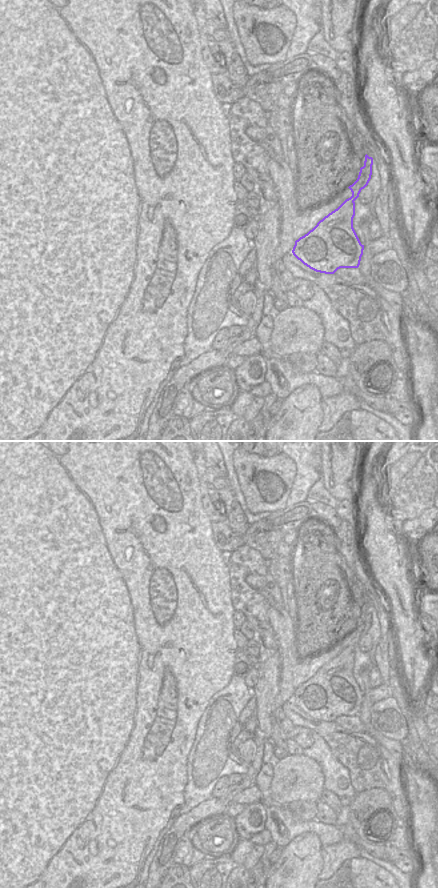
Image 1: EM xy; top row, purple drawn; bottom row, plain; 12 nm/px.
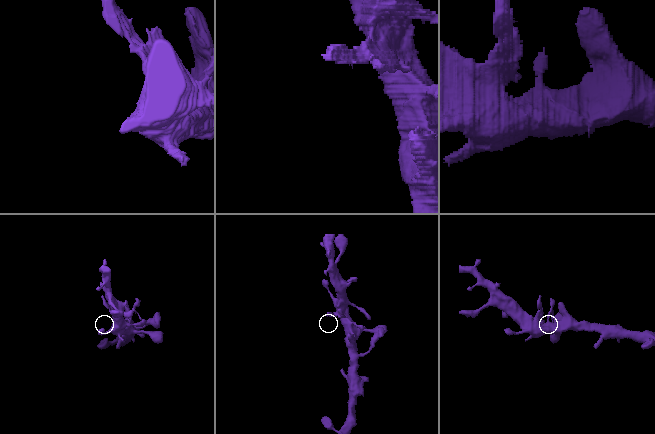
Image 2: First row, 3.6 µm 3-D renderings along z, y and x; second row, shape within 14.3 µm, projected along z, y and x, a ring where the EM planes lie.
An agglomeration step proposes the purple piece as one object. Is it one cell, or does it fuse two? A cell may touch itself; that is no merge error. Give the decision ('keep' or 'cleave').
cleave

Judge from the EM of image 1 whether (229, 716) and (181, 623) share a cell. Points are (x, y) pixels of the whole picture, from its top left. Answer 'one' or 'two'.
two

